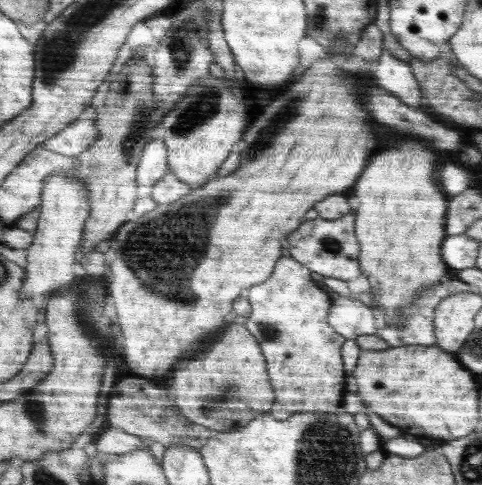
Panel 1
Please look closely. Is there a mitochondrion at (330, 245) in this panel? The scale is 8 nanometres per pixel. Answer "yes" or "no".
yes

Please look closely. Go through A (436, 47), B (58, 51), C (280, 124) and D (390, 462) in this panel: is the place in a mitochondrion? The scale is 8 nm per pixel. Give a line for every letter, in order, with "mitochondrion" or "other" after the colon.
A: other
B: mitochondrion
C: mitochondrion
D: other

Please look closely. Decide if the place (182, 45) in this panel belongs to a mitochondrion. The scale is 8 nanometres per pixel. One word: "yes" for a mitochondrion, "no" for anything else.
yes

